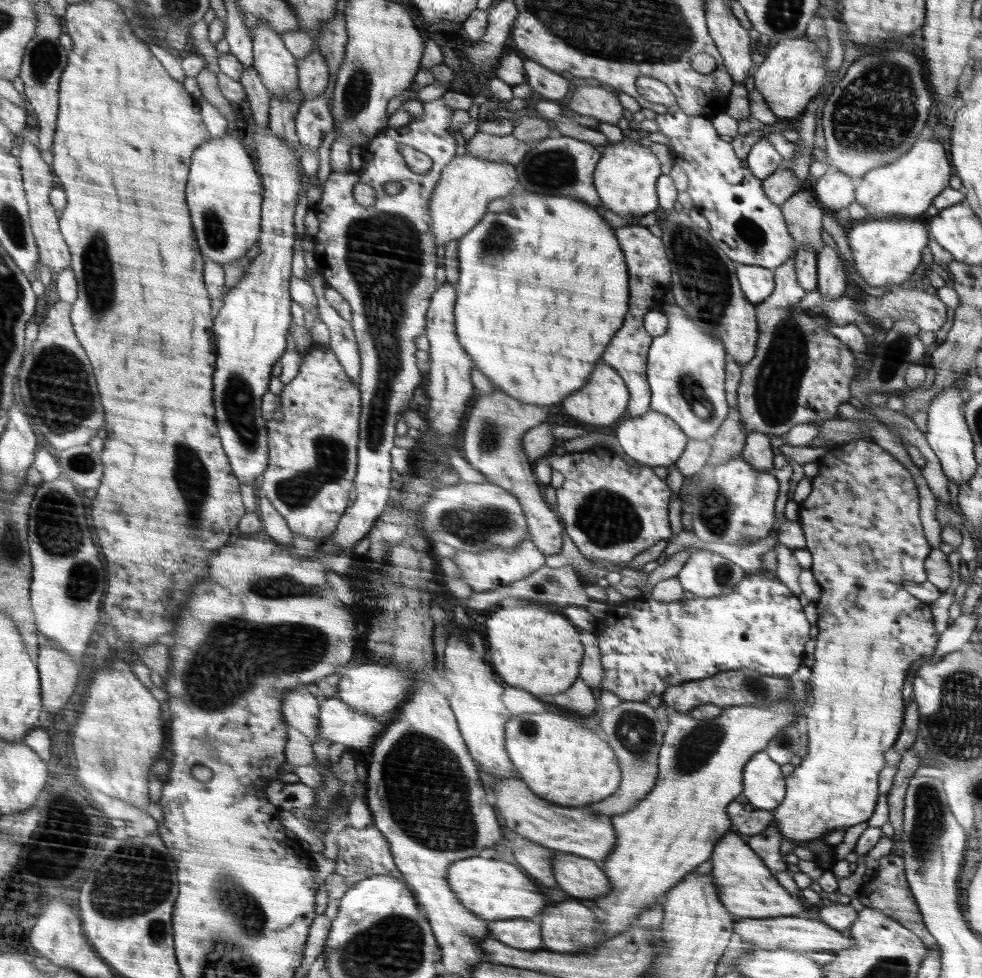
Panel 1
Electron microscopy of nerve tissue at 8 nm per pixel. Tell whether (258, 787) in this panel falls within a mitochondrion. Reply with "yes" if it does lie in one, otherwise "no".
no

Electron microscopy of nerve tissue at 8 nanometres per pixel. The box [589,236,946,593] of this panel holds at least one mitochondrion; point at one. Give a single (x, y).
(777, 385)

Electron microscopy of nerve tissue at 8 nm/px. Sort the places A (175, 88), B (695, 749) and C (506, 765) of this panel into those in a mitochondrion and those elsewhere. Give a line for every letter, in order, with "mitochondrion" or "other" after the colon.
A: other
B: mitochondrion
C: other

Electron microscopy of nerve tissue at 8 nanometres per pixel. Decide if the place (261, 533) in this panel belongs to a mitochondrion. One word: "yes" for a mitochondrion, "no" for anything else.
no

